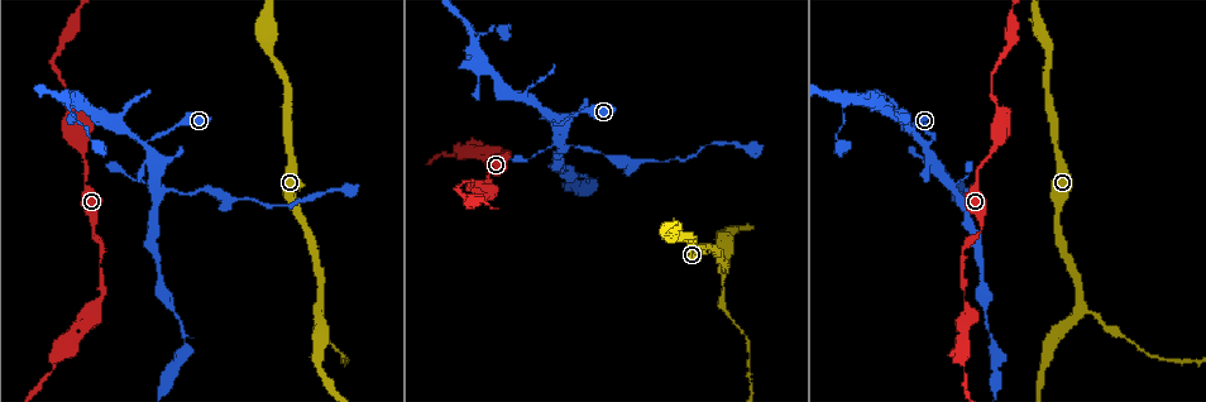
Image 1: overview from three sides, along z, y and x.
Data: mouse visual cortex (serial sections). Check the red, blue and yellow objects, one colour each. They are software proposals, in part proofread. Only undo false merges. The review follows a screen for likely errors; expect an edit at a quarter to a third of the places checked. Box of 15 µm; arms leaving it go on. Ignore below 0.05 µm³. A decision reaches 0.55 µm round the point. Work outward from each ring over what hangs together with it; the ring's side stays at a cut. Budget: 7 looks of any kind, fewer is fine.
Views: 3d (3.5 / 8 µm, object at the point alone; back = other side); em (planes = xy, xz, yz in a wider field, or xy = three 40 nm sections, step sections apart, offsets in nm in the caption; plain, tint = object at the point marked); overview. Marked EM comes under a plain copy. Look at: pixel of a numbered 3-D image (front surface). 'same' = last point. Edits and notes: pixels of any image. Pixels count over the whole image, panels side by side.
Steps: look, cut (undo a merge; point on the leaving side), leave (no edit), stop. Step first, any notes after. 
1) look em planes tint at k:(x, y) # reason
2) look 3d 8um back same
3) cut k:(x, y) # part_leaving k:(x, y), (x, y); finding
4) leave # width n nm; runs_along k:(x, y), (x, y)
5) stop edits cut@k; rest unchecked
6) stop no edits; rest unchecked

look 3d 8um back at 1:(549, 120) # four arms meet

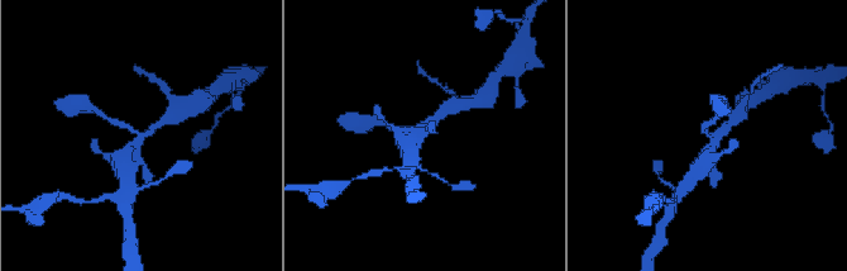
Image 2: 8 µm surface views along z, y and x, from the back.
look em xy step 5 tint at 2:(142, 135) # now the EM

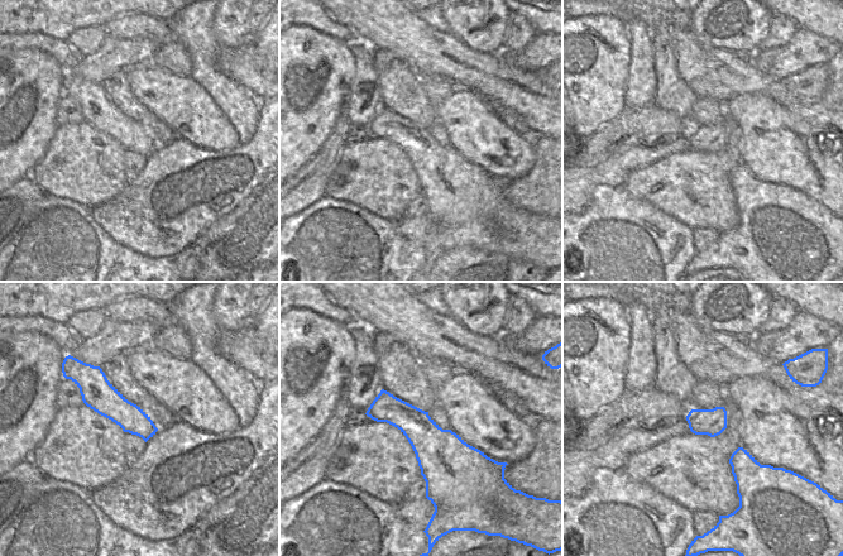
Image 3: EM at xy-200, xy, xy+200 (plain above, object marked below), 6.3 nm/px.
leave # arm_widths 200, 200, 250, 450 nm; all the same cell

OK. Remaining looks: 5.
look 3d 3.5um at 1:(475, 192) # calibre changes

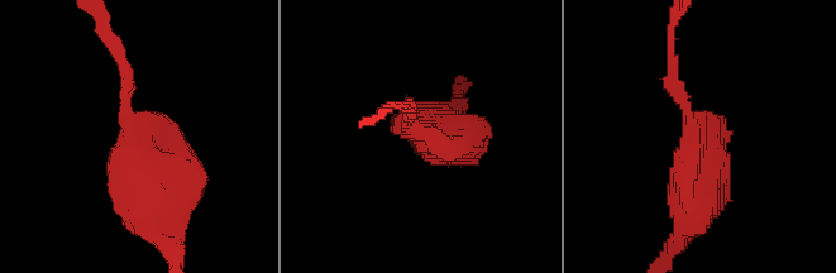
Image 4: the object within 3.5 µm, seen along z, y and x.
look em xy step 2 tint at 4:(134, 127) # arm_widths 200, 600 nm

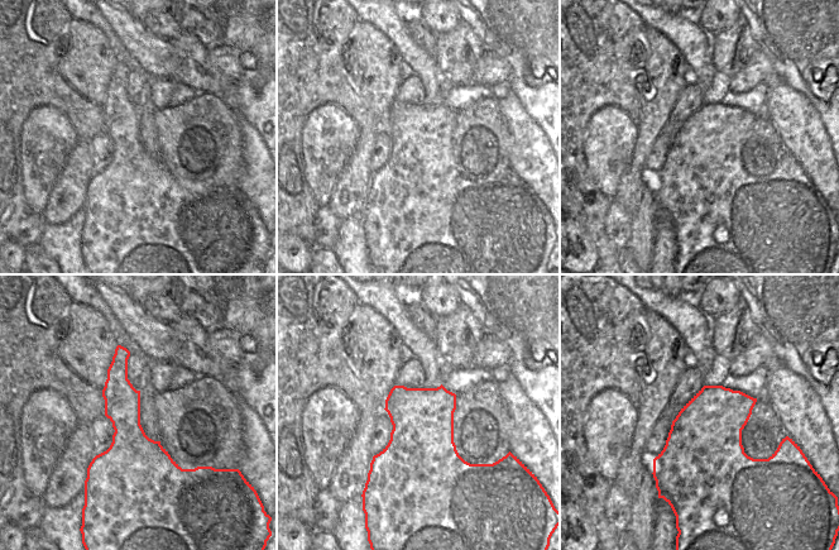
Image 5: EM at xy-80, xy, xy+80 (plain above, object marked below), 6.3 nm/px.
leave # width 460 nm; runs_along 4:(147, 212), (115, 53); continuous, no second cell

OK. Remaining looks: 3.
look 3d 8um at 1:(320, 306) # small branch off a trunk

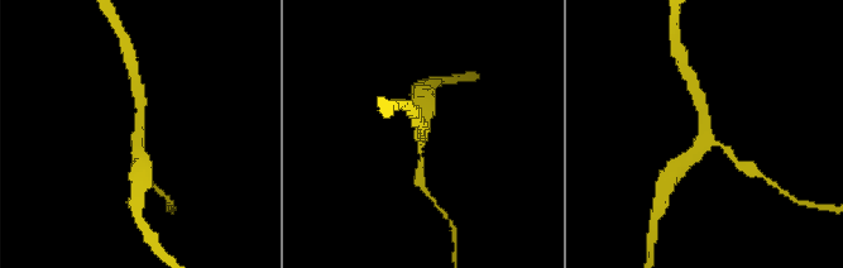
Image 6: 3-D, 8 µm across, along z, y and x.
look 3d 3.5um at 6:(706, 136)

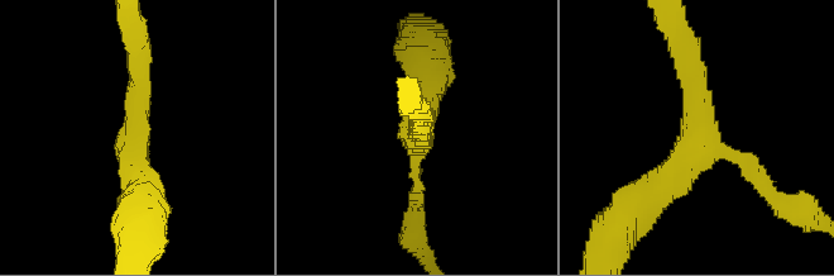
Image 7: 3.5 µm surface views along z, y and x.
look em xy step 3 tint at 7:(702, 134) # arms 3; arm_widths 150, 300, 400 nm

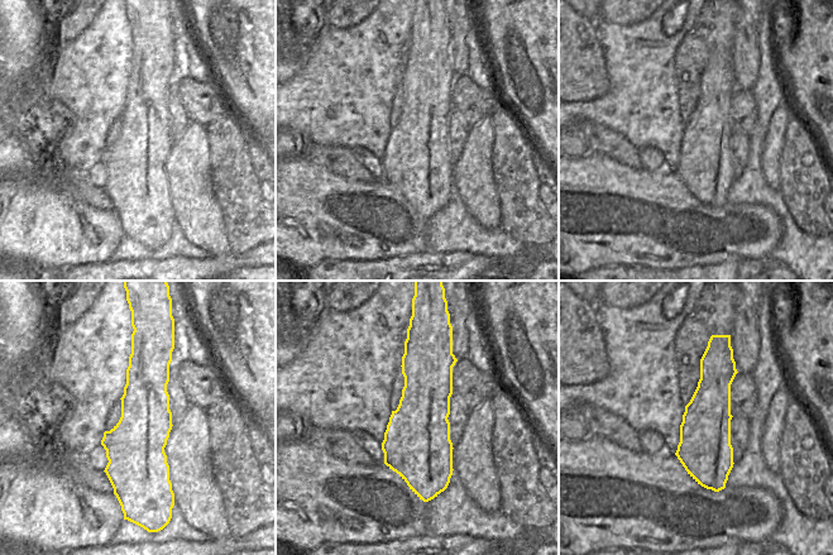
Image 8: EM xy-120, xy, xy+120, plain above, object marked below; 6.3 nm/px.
leave # runs_along 7:(684, 52), (704, 134), (648, 196); continuous, no second cell

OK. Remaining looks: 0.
stop no edits; rest unchecked

